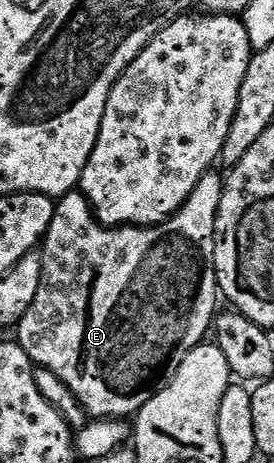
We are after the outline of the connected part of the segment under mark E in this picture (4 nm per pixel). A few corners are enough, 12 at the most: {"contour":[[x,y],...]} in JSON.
{"contour":[[209,171],[160,225],[56,201],[18,326],[128,419],[218,312]]}

